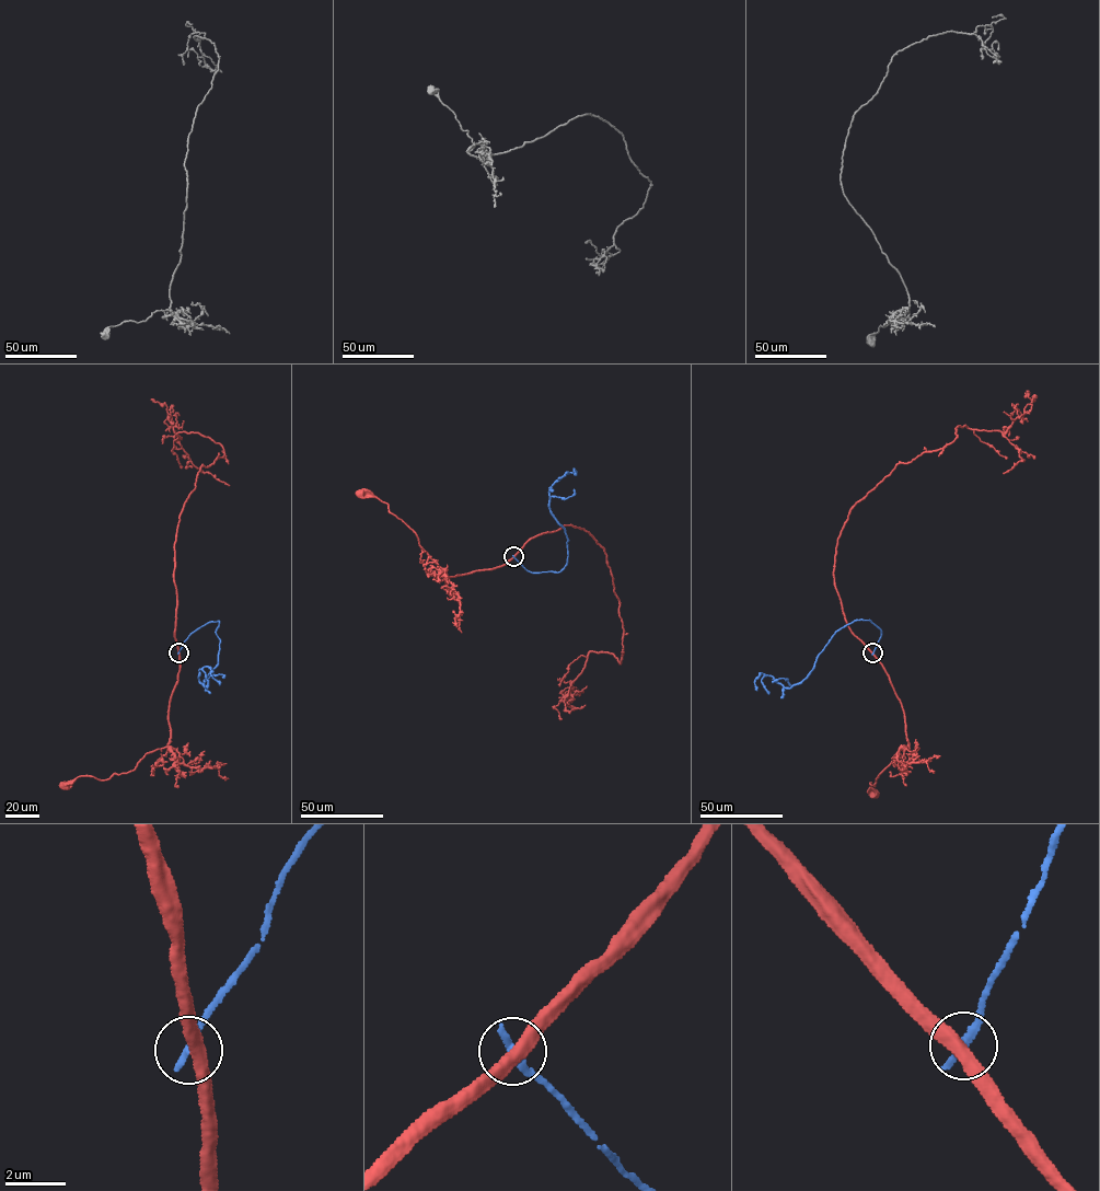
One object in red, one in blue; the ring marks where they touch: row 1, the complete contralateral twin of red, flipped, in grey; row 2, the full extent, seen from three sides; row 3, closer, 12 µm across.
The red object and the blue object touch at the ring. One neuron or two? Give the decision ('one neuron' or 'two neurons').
two neurons

